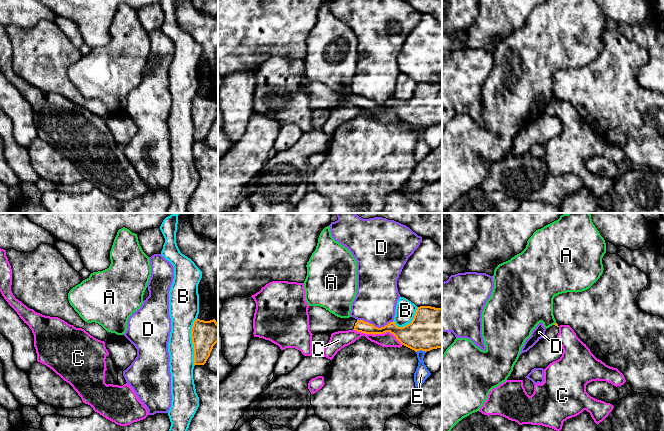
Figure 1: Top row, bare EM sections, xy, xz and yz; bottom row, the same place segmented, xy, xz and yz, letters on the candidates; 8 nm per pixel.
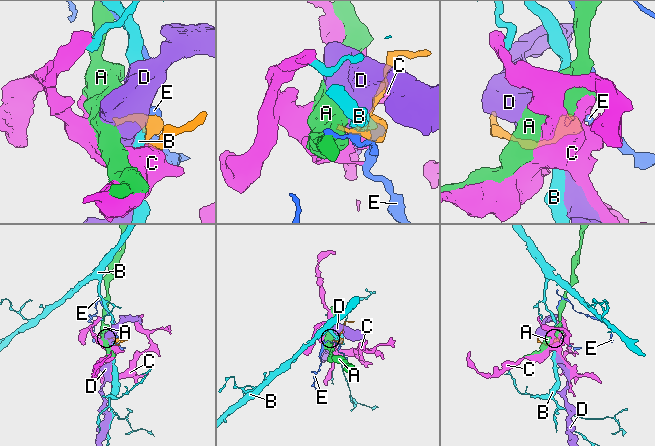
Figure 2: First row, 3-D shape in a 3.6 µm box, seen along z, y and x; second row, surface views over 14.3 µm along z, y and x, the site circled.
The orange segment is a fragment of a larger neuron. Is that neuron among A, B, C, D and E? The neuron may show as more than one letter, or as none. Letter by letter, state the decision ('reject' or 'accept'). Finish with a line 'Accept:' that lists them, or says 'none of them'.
A: reject
B: reject
C: reject
D: reject
E: reject
Accept: none of them

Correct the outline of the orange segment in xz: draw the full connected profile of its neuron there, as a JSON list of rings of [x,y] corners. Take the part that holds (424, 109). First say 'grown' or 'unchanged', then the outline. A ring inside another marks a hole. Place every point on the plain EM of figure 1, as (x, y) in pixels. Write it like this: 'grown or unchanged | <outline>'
grown | [[[309,82],[308,90],[312,110],[348,106],[373,111],[390,108],[402,121],[415,128],[442,124],[442,84],[420,82],[409,100],[398,103],[393,97],[381,104],[353,93],[337,93],[320,82]]]

